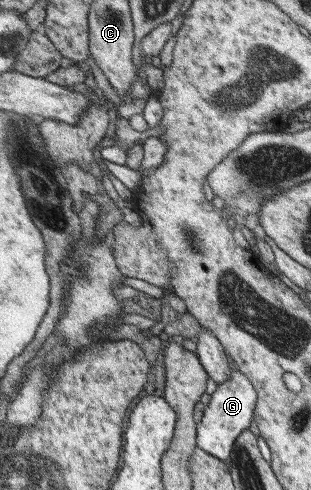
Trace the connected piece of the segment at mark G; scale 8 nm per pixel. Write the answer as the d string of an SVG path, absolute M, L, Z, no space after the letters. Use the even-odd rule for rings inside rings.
M230 370L230 376L224 382L216 384L216 391L210 395L210 401L202 412L200 422L195 424L196 446L219 460L228 460L237 438L253 419L256 402L257 393L252 382L238 370Z

